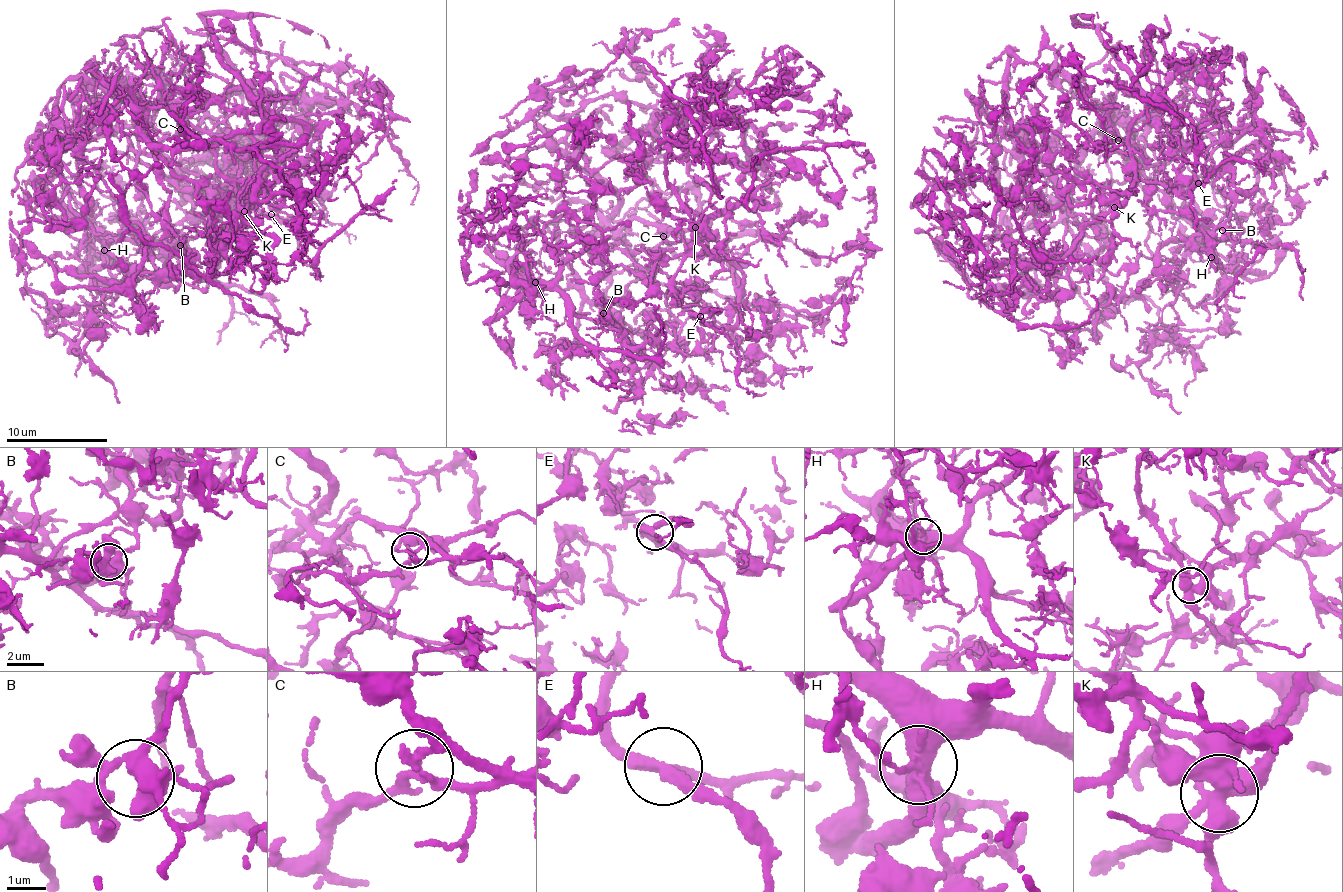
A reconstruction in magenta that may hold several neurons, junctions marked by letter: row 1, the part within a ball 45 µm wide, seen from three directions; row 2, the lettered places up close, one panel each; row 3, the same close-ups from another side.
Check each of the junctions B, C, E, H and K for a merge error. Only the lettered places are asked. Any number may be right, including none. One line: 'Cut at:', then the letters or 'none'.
Cut at: C, H, K

